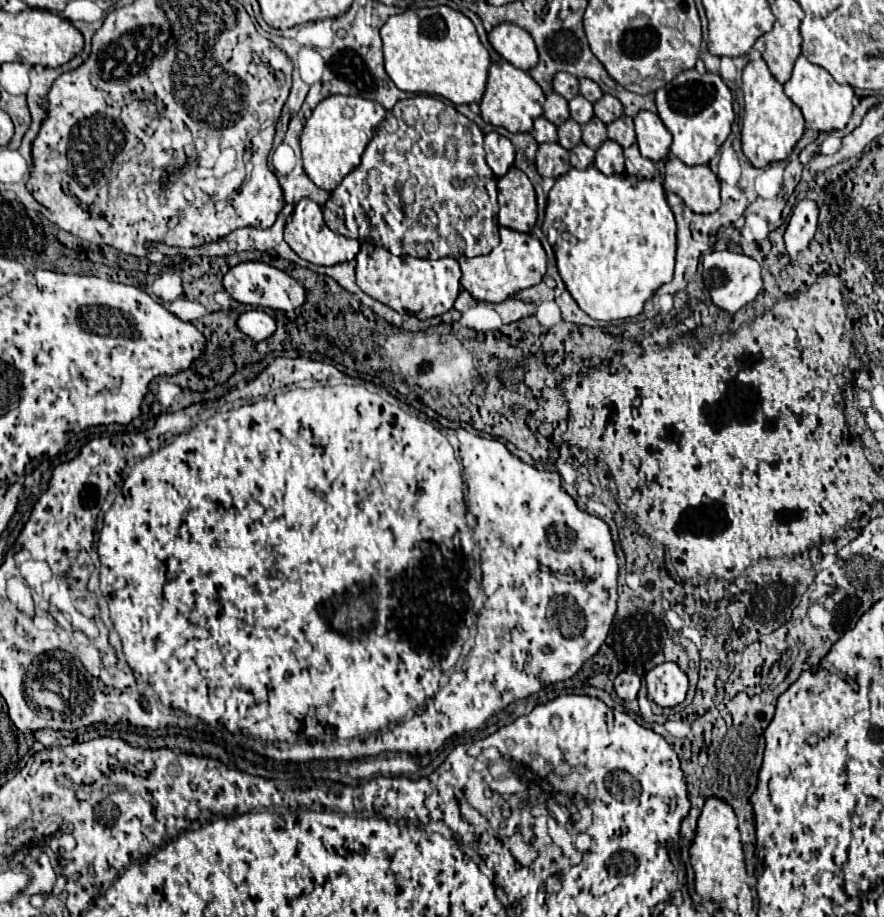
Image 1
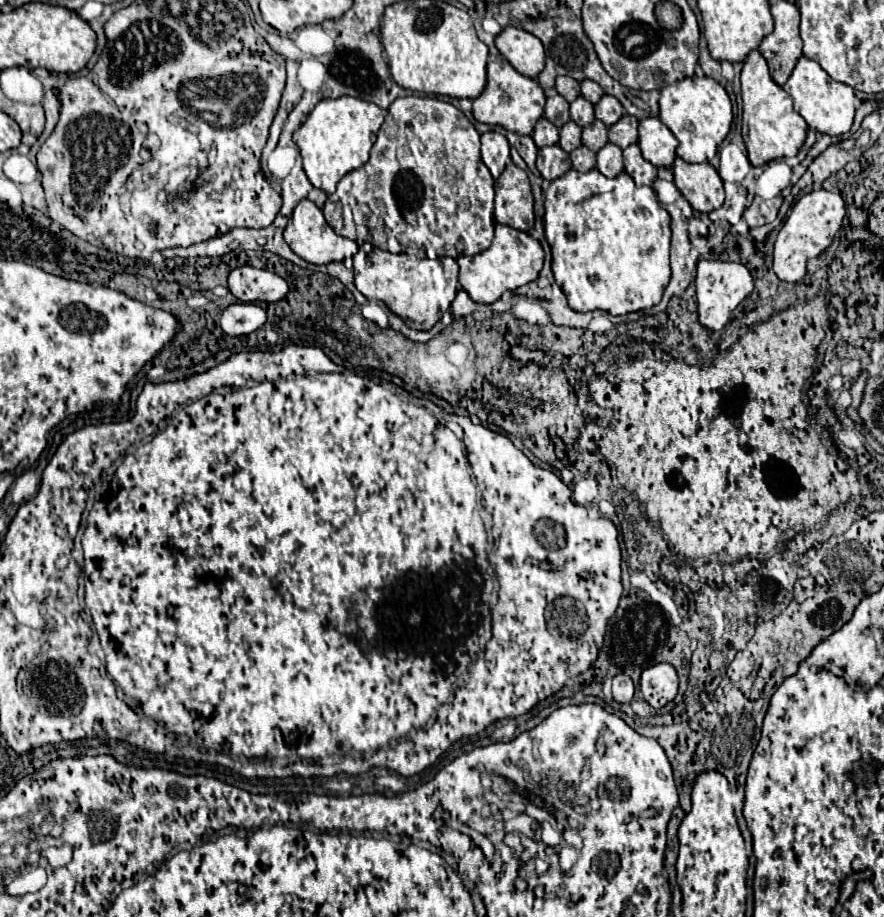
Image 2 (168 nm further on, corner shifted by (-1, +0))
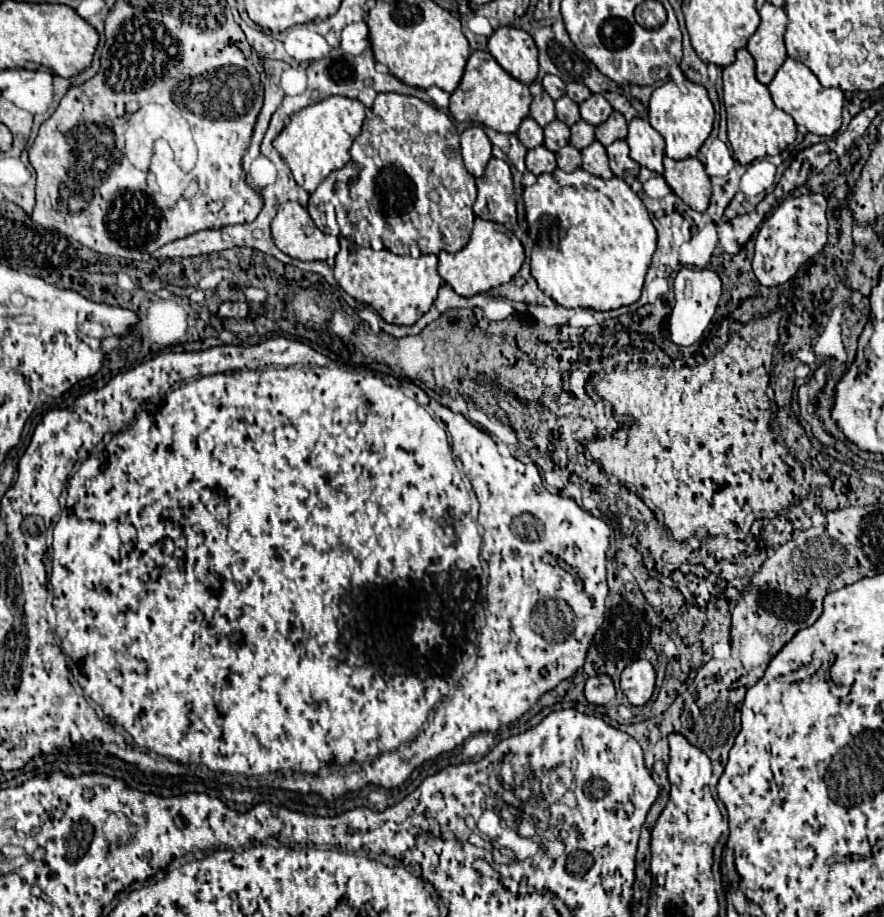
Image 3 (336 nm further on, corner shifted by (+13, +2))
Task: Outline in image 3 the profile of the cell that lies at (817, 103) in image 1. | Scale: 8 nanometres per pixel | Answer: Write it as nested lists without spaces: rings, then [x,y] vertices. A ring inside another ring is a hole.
[[[788,58],[782,68],[776,72],[774,80],[768,84],[770,96],[774,104],[790,114],[798,126],[804,126],[808,132],[818,136],[832,136],[842,126],[842,104],[844,104],[844,92],[840,88],[824,88],[818,78],[812,74],[808,66],[804,66],[798,60]]]

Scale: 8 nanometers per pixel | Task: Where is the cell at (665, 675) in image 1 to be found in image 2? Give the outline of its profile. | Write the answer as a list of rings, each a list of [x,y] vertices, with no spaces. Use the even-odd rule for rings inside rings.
[[[670,664],[648,666],[640,676],[640,690],[652,708],[662,708],[674,700],[678,692],[678,676]]]

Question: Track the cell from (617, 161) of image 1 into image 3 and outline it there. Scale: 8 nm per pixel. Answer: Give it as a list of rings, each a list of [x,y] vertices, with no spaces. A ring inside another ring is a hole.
[[[594,140],[590,146],[586,146],[582,150],[582,168],[598,178],[612,178],[612,170],[608,166],[608,156],[606,156],[606,148]]]

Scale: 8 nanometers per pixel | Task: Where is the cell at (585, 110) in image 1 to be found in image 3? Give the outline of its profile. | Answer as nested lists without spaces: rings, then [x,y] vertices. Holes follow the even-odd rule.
[[[562,96],[556,102],[556,118],[562,120],[566,126],[572,126],[580,120],[580,108],[576,102],[572,102],[568,96]]]

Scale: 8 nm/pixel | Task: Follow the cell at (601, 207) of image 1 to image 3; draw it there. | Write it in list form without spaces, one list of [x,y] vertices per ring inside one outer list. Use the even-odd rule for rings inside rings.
[[[556,168],[554,172],[550,174],[542,174],[538,176],[536,184],[524,188],[524,204],[526,204],[526,220],[528,220],[528,234],[534,242],[532,246],[532,254],[530,254],[530,266],[532,266],[532,276],[534,280],[538,282],[540,290],[550,296],[556,304],[564,306],[564,308],[592,308],[592,310],[614,310],[614,308],[622,308],[622,306],[630,306],[634,302],[640,300],[640,292],[642,292],[642,286],[644,286],[644,276],[652,264],[652,256],[656,252],[656,228],[648,216],[648,210],[646,206],[642,204],[642,200],[638,198],[638,194],[620,178],[610,178],[610,180],[604,180],[604,178],[598,178],[598,176],[592,176],[588,174],[586,170],[582,168],[576,168],[574,172],[566,174],[562,172],[560,168]]]

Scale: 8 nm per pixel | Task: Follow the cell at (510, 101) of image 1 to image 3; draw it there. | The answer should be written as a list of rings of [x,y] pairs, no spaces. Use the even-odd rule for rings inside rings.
[[[474,50],[458,88],[450,96],[450,112],[458,122],[480,122],[502,134],[516,134],[520,122],[528,116],[530,102],[532,96],[526,84],[512,78],[488,50]]]

